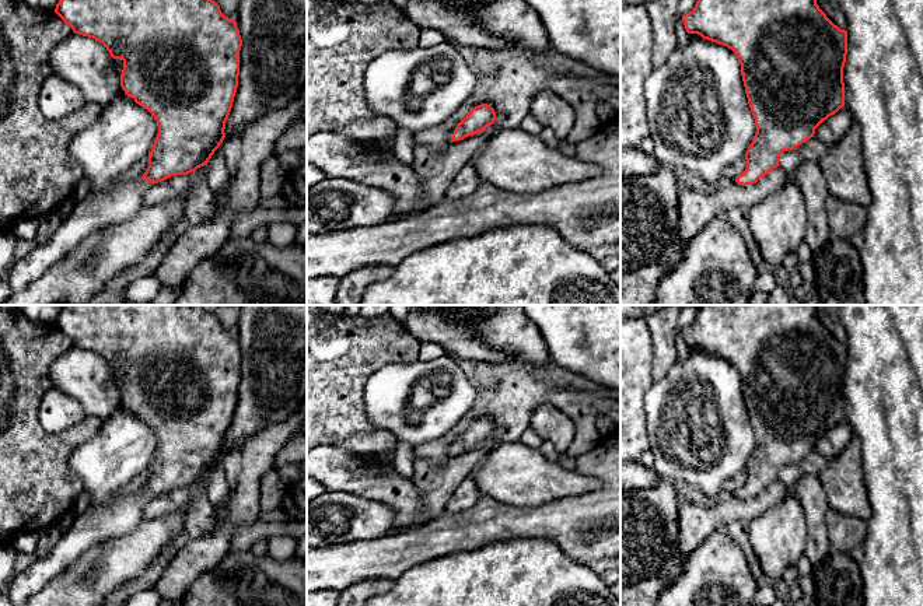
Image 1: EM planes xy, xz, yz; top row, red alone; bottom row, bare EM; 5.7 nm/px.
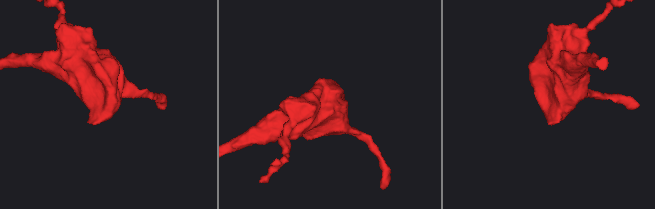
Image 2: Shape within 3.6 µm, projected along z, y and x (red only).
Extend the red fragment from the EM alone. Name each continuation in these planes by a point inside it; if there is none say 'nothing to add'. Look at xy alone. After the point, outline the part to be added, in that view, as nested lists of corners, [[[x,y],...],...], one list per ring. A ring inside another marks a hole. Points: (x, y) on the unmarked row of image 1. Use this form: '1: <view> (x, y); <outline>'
1: xy (119, 517); [[[140,491],[76,515],[70,529],[62,535],[49,554],[36,558],[27,570],[11,577],[7,593],[11,605],[20,606],[41,592],[88,549],[133,532],[144,519],[143,512],[150,501],[151,497]]]

